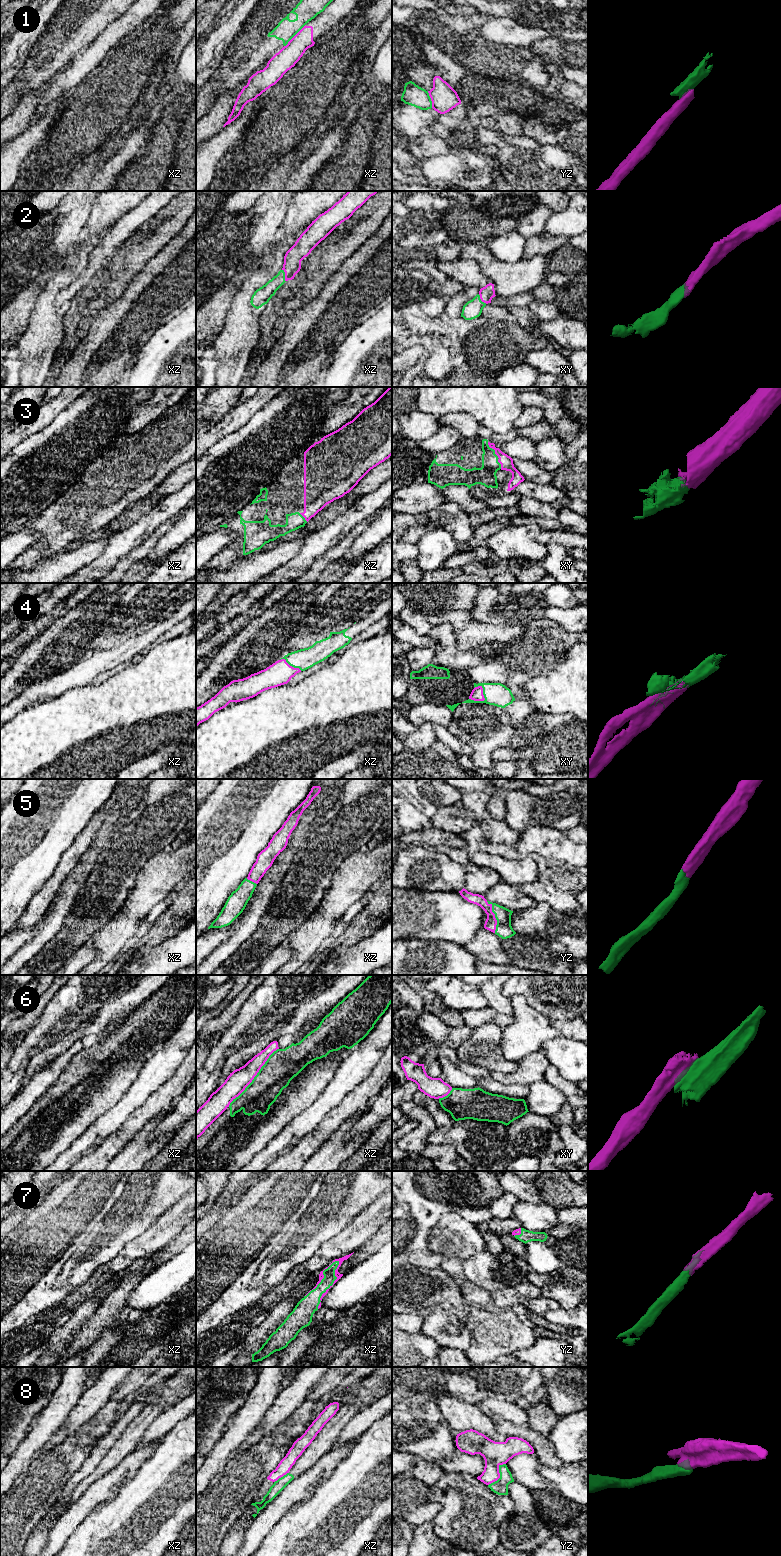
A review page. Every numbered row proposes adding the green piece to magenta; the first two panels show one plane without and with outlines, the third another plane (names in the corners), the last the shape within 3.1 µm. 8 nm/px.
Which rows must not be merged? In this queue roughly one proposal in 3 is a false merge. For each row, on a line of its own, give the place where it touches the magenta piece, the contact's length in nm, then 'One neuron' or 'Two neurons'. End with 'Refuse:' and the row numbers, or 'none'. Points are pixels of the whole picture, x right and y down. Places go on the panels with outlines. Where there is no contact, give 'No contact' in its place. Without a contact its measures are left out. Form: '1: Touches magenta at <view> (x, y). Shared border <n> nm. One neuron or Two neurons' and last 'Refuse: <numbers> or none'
1: Touches magenta at xz (295, 35). Shared border 260 nm. Two neurons
2: Touches magenta at xz (285, 275). Shared border 110 nm. One neuron
3: Touches magenta at xy (496, 454). Shared border 240 nm. One neuron
4: Touches magenta at xy (483, 700). Shared border 160 nm. One neuron
5: Touches magenta at yz (494, 916). Shared border 260 nm. One neuron
6: Touches magenta at xz (254, 1076). Shared border 600 nm. Two neurons
7: Touches magenta at xz (333, 1284). Shared border 420 nm. One neuron
8: Touches magenta at yz (499, 1474). Shared border 240 nm. Two neurons
Refuse: 1, 6, 8

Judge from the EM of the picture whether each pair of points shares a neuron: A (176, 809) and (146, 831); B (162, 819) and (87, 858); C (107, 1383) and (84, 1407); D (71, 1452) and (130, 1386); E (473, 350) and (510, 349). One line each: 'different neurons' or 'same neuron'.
A: same neuron
B: different neurons
C: same neuron
D: different neurons
E: same neuron

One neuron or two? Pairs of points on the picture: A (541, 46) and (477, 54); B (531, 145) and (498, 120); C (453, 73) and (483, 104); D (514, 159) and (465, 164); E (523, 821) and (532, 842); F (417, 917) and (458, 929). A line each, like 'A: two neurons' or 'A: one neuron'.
A: two neurons
B: two neurons
C: one neuron
D: two neurons
E: two neurons
F: one neuron

